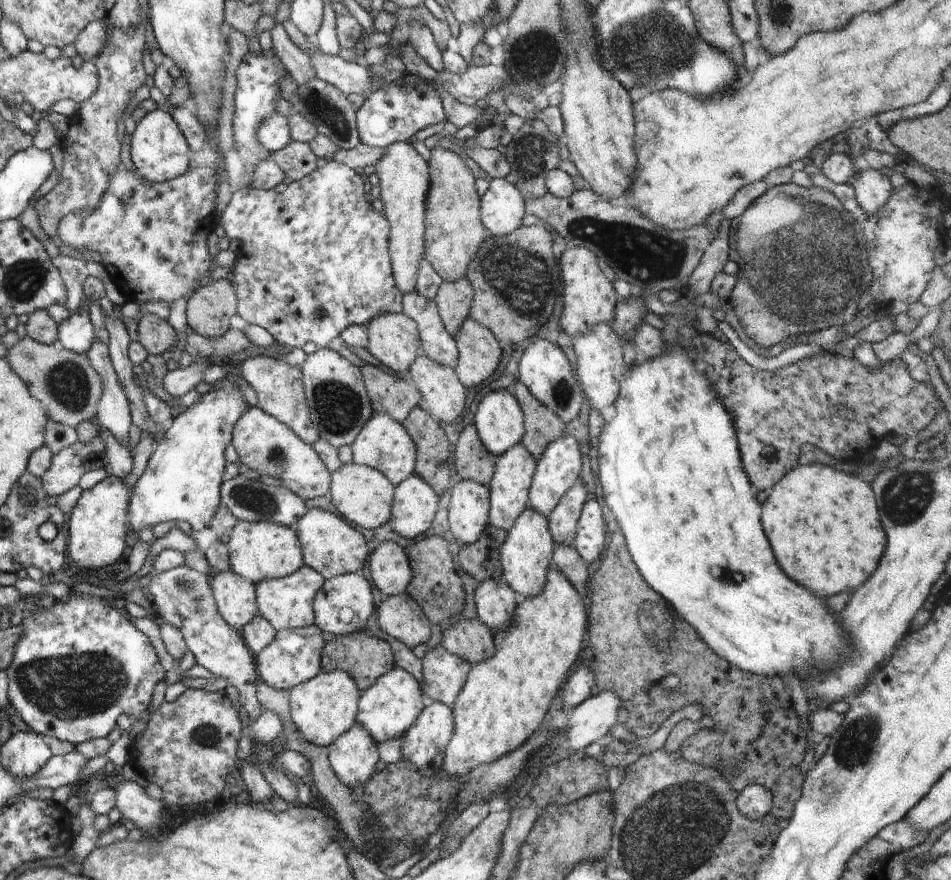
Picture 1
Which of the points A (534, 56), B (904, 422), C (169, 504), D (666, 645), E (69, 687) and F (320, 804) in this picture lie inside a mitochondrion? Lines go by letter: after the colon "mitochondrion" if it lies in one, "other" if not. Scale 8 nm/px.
A: mitochondrion
B: other
C: other
D: mitochondrion
E: mitochondrion
F: other

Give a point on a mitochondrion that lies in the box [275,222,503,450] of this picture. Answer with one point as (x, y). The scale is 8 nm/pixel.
(338, 407)

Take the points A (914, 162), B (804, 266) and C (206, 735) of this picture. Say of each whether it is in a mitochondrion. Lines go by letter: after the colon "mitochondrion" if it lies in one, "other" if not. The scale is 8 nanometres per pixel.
A: other
B: mitochondrion
C: mitochondrion

